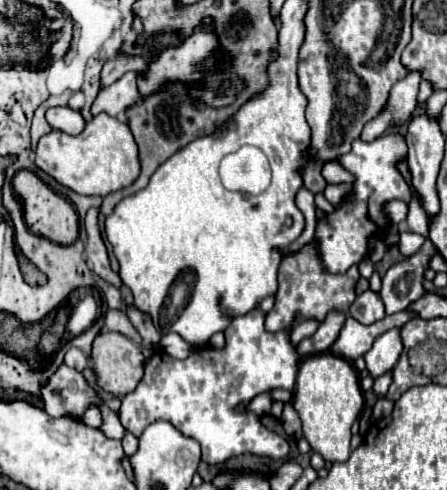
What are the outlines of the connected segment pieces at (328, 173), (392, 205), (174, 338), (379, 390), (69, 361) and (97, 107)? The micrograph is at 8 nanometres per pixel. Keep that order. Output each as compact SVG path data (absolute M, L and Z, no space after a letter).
M328 160L322 166L322 178L330 184L338 184L338 182L354 182L354 176L342 168L342 164L338 160Z
M392 200L392 202L384 204L384 214L394 224L402 224L406 220L406 212L408 212L408 206L402 200Z
M174 332L164 334L160 346L162 346L164 352L168 352L174 358L186 358L192 352L192 346L186 340L182 340L178 334L174 334Z
M386 372L386 374L382 374L382 376L378 376L376 380L374 380L374 386L372 386L372 390L374 390L374 394L376 396L384 396L386 392L388 392L388 386L390 386L390 372Z
M76 346L68 348L68 352L66 352L66 356L64 356L66 366L76 368L76 370L84 370L84 368L86 368L86 360L88 360L88 356L86 356L82 350L78 350Z
M126 72L120 80L116 80L112 86L100 90L96 96L90 112L92 116L106 112L108 116L122 116L126 108L136 104L140 100L138 88L136 88L136 72Z

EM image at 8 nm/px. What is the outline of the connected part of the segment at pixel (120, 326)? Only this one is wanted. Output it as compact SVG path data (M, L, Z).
M108 310L106 318L104 318L104 328L112 330L112 332L120 332L126 338L134 340L136 344L140 344L140 334L134 330L134 326L130 324L128 316L122 310Z

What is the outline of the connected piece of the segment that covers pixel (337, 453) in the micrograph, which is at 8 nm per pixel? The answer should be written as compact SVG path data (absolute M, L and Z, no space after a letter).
M330 352L302 360L292 404L302 420L304 438L310 442L312 450L320 452L328 462L344 462L350 456L350 426L364 404L352 362Z

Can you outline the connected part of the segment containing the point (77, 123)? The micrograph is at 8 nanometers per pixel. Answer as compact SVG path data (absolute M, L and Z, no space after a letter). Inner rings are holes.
M62 106L62 108L48 108L46 112L46 120L52 128L58 128L66 134L80 134L82 128L84 128L84 118L80 116L80 112L68 108L68 106Z

